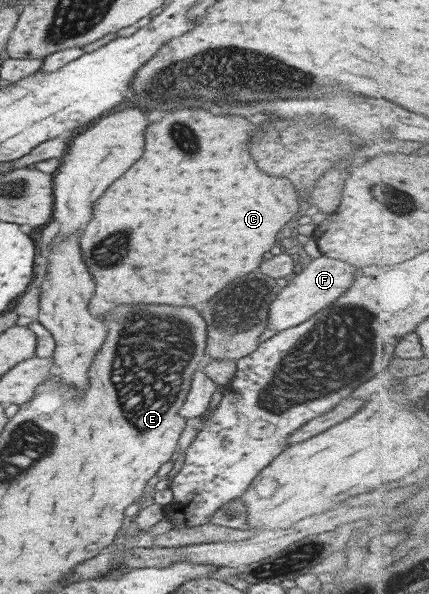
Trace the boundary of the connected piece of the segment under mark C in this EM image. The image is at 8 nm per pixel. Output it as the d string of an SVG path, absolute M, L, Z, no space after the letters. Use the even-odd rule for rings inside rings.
M177 110L167 112L159 122L149 124L145 130L145 146L141 158L123 174L119 180L111 182L111 186L103 192L103 196L93 206L93 218L85 226L85 230L78 236L79 250L87 272L93 276L95 282L95 296L89 298L88 310L92 317L107 318L109 310L119 304L167 304L167 306L195 306L199 302L207 302L209 296L223 290L235 278L255 270L263 254L275 244L277 232L289 223L292 223L294 214L299 210L300 201L297 190L291 188L291 182L285 178L267 178L263 172L255 172L255 164L249 158L247 140L255 132L251 124L237 116L213 116L205 110Z

